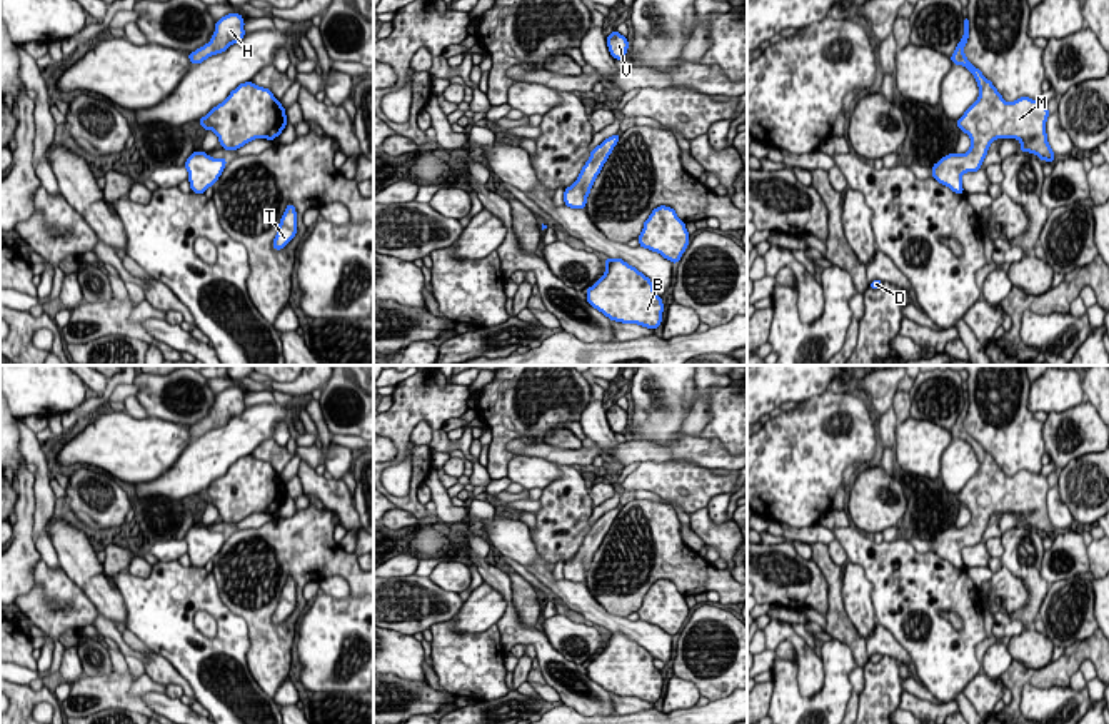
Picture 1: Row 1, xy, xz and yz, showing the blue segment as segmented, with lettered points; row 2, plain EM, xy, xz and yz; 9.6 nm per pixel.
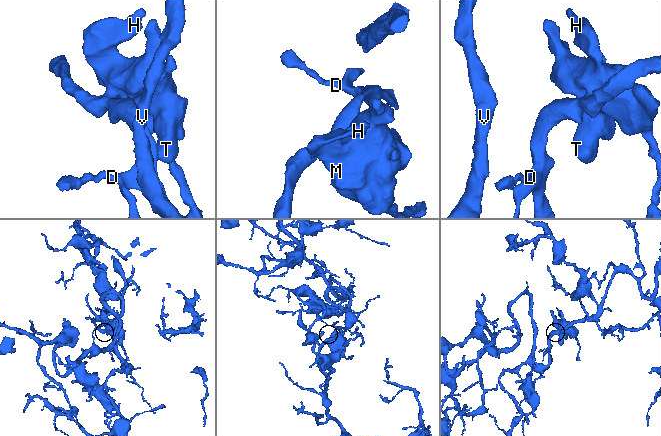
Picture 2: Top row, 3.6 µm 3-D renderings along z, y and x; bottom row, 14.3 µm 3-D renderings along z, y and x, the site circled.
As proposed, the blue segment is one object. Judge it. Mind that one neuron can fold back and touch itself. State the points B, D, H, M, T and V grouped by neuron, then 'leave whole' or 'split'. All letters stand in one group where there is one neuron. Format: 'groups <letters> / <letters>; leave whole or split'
groups B D H M T V; leave whole

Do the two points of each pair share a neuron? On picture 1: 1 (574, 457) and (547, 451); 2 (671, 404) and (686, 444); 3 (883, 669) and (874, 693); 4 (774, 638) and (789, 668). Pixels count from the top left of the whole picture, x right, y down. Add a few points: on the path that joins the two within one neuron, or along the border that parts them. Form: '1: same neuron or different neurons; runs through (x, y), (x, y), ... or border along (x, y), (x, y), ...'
1: same neuron; runs through (567, 457), (554, 454)
2: different neurons; border along (684, 436), (666, 442), (646, 441)
3: same neuron; runs through (883, 674), (879, 688)
4: different neurons; border along (796, 658), (797, 689), (806, 698)

